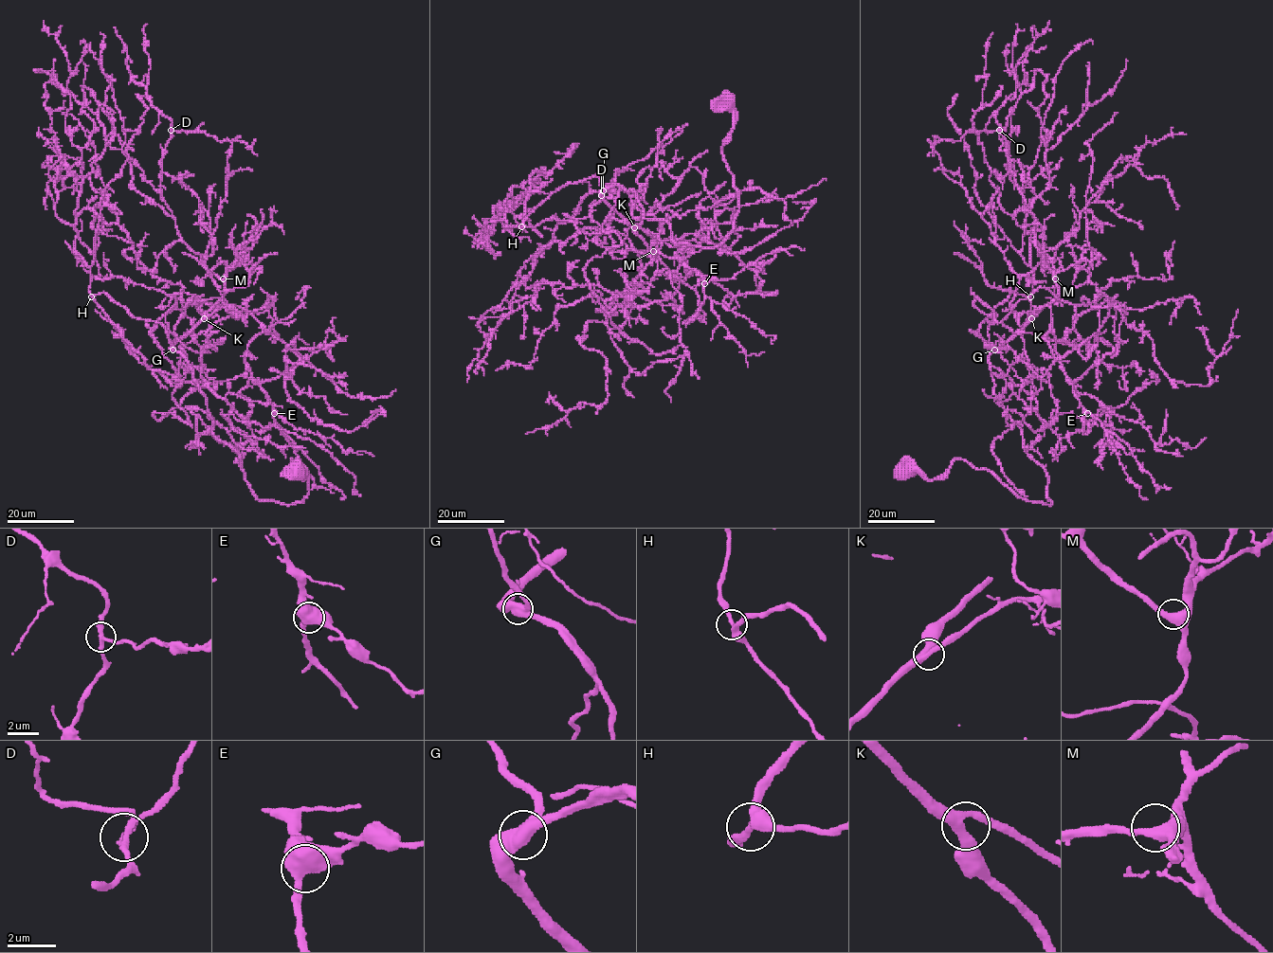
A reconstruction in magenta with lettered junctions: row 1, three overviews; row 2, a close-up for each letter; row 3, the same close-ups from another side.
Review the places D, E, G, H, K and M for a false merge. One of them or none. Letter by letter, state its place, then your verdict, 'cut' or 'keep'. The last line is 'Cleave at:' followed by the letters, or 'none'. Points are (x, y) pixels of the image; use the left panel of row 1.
D: (171, 130) | keep
E: (274, 413) | keep
G: (172, 350) | keep
H: (91, 296) | keep
K: (204, 318) | keep
M: (223, 278) | keep
Cleave at: none

